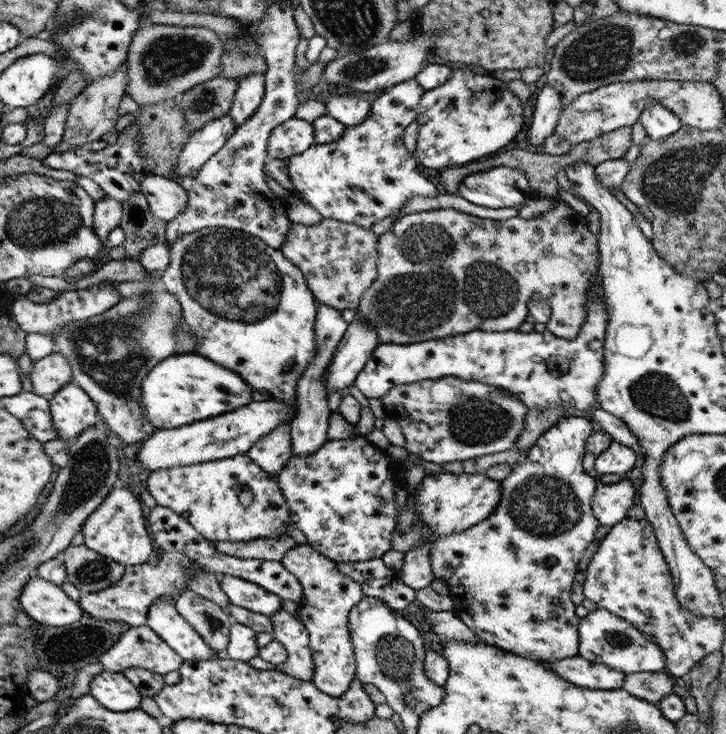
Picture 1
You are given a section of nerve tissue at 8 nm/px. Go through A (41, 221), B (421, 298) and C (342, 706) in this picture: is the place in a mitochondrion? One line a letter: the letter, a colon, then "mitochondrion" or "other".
A: mitochondrion
B: mitochondrion
C: other

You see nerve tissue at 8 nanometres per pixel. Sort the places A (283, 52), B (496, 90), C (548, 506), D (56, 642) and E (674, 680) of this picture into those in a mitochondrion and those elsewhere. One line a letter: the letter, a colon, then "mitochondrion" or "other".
A: other
B: other
C: mitochondrion
D: other
E: other

